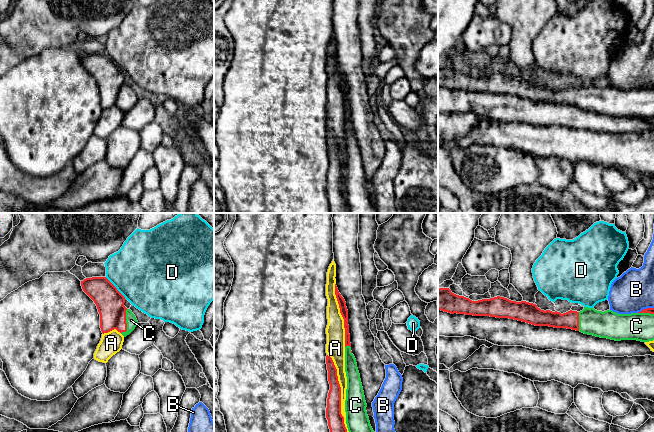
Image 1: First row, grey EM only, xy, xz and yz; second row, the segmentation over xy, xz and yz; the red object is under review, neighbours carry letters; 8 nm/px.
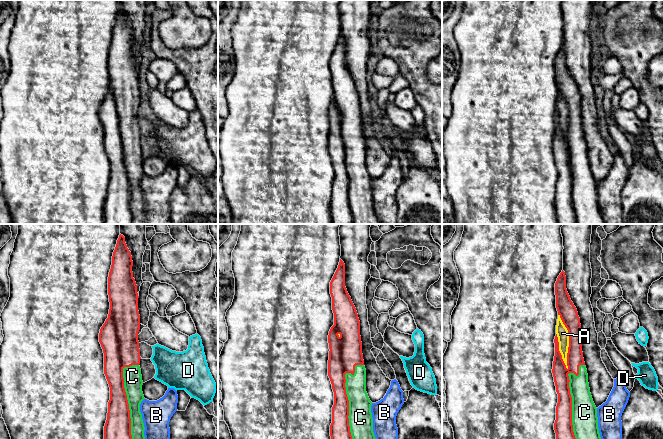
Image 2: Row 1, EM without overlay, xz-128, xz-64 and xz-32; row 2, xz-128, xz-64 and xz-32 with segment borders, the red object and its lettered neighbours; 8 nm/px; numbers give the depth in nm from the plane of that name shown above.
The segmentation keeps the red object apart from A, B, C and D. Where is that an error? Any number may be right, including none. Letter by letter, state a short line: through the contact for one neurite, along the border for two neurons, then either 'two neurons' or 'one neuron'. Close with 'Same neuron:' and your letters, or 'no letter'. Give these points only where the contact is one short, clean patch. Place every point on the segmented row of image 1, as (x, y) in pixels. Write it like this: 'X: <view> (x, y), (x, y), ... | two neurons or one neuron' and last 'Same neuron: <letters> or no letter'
A: two neurons
B: two neurons
C: one neuron
D: two neurons
Same neuron: C

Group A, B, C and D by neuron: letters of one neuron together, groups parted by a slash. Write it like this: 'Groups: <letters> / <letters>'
Groups: A / B / C / D

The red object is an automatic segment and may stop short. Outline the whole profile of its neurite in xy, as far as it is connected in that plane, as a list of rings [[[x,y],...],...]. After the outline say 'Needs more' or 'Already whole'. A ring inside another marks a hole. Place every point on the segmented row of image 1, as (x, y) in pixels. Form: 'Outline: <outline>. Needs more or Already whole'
Outline: [[[106,277],[86,278],[81,286],[97,306],[103,334],[116,329],[126,337],[138,325],[135,315],[124,306],[125,297]]]. Needs more

